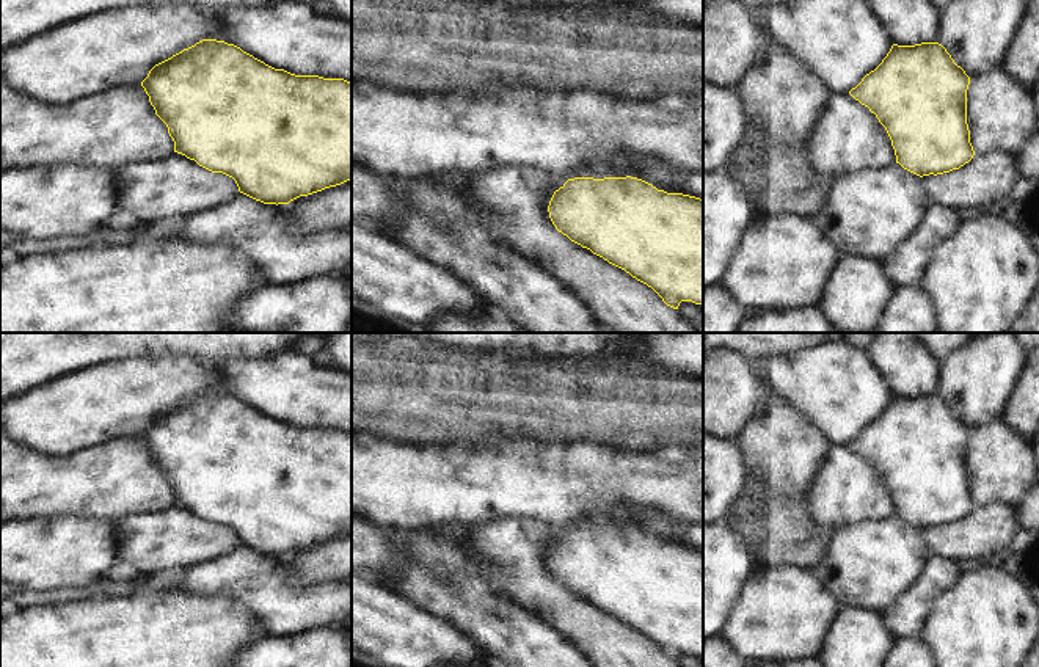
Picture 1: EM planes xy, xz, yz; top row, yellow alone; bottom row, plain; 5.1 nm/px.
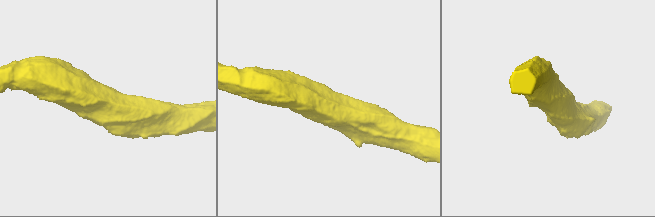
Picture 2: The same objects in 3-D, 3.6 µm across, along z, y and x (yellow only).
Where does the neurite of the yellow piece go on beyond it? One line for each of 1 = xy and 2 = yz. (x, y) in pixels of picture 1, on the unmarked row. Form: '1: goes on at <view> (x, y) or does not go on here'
1: does not go on here
2: does not go on here

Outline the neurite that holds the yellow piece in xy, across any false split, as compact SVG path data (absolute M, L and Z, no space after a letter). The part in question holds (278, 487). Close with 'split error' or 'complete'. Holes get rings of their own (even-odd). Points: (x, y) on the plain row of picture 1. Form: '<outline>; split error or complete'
M202 391L155 416L141 433L166 476L174 504L232 529L239 543L264 556L290 552L352 530L352 433L275 421L234 395Z; complete

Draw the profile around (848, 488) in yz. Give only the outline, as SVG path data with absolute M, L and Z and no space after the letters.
M851 446L829 447L807 494L813 505L813 519L830 530L896 515L885 479Z

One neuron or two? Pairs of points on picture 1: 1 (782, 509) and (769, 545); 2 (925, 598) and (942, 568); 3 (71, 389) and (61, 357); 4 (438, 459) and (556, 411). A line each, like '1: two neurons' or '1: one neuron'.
1: one neuron
2: one neuron
3: two neurons
4: two neurons

